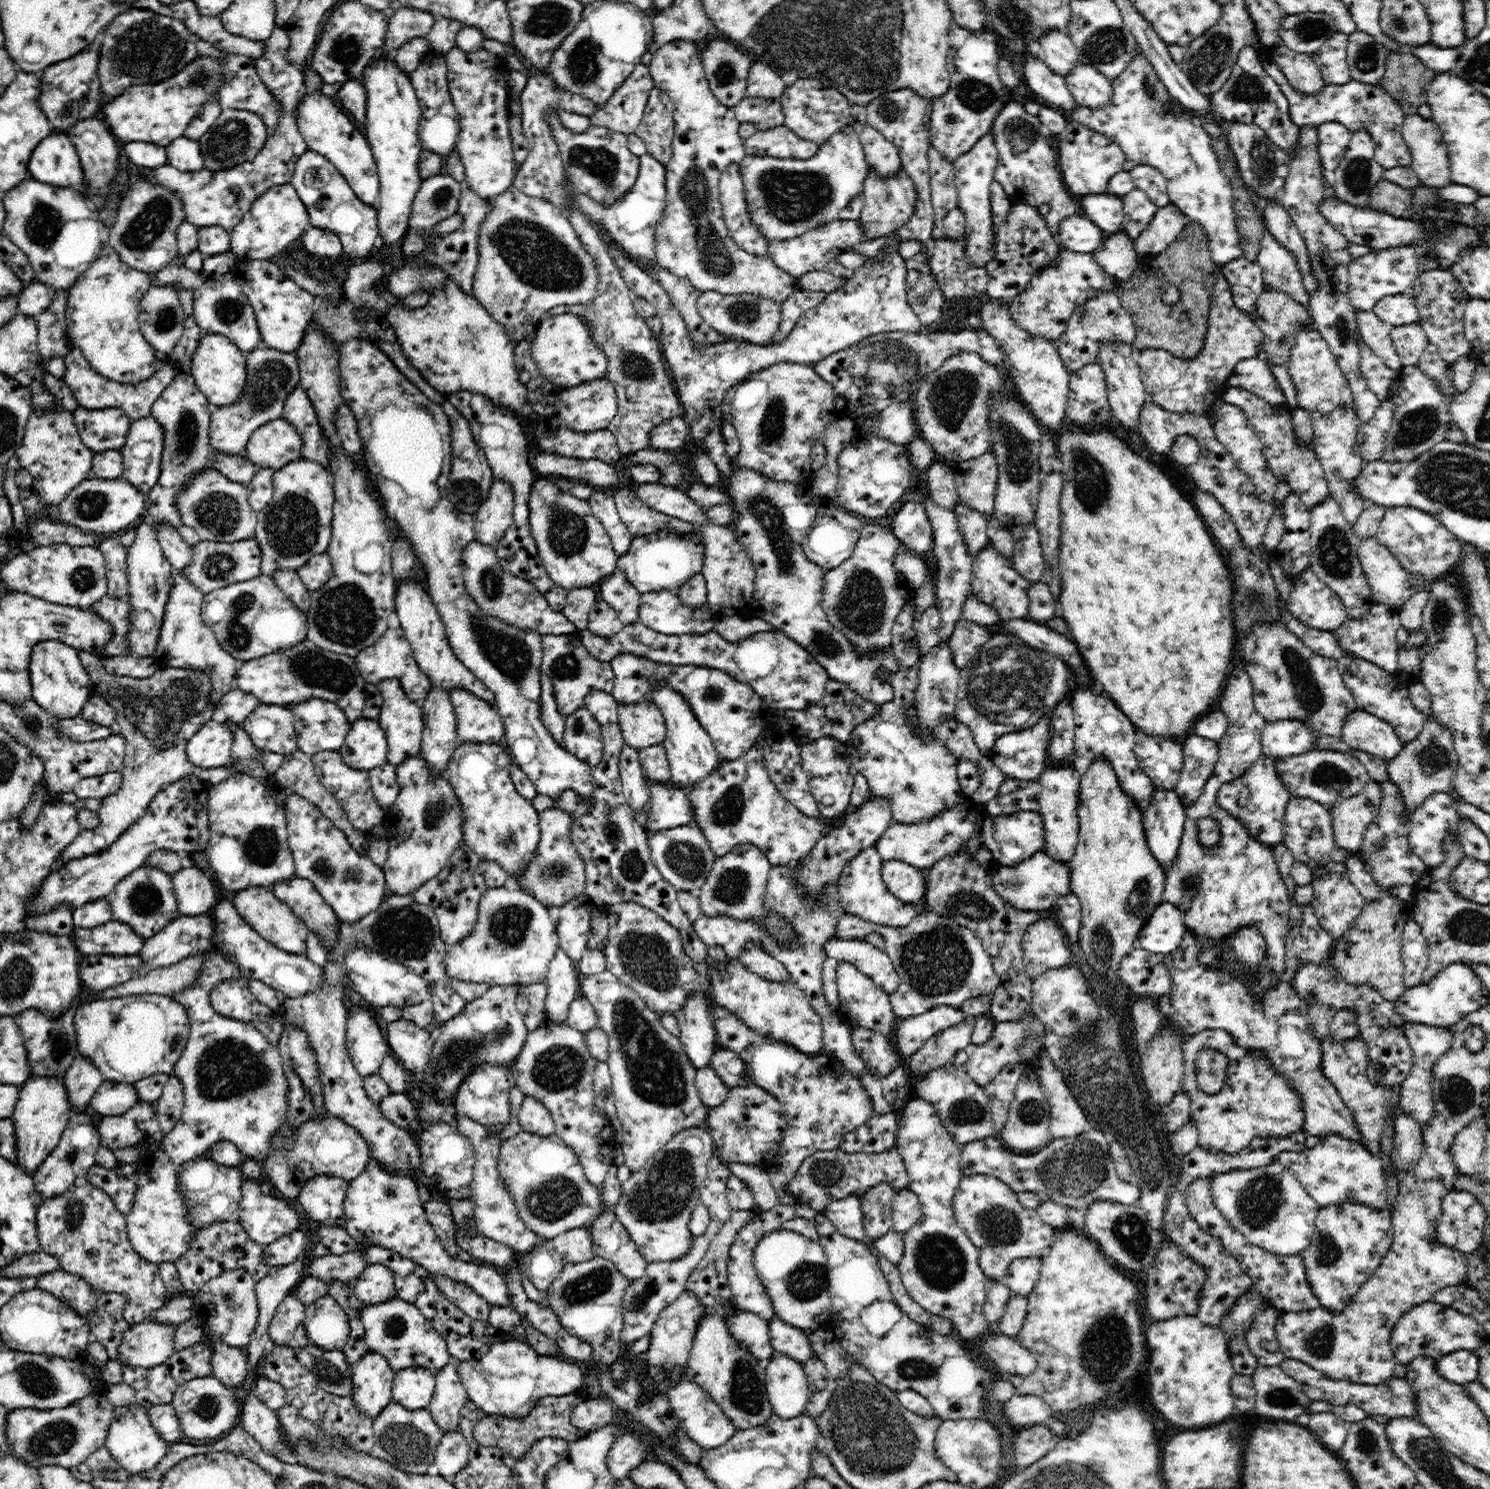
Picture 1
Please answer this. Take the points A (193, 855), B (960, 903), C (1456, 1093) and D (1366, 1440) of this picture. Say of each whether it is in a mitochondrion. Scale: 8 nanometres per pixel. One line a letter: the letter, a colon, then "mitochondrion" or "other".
A: other
B: mitochondrion
C: mitochondrion
D: mitochondrion

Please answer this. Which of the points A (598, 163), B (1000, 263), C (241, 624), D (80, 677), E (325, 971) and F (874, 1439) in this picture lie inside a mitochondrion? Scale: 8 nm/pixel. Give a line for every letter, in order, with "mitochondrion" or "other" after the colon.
A: mitochondrion
B: other
C: mitochondrion
D: other
E: other
F: mitochondrion

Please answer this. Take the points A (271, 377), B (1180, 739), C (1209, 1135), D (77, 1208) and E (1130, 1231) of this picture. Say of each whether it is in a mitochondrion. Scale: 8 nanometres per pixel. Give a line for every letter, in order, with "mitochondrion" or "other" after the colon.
A: mitochondrion
B: other
C: other
D: mitochondrion
E: mitochondrion

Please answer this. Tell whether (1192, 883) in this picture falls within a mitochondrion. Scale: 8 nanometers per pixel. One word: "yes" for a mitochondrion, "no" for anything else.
yes

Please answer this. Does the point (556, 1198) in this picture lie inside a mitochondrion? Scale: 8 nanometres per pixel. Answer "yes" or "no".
yes

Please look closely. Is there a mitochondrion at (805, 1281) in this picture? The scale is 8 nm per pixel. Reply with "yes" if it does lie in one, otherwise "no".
yes

